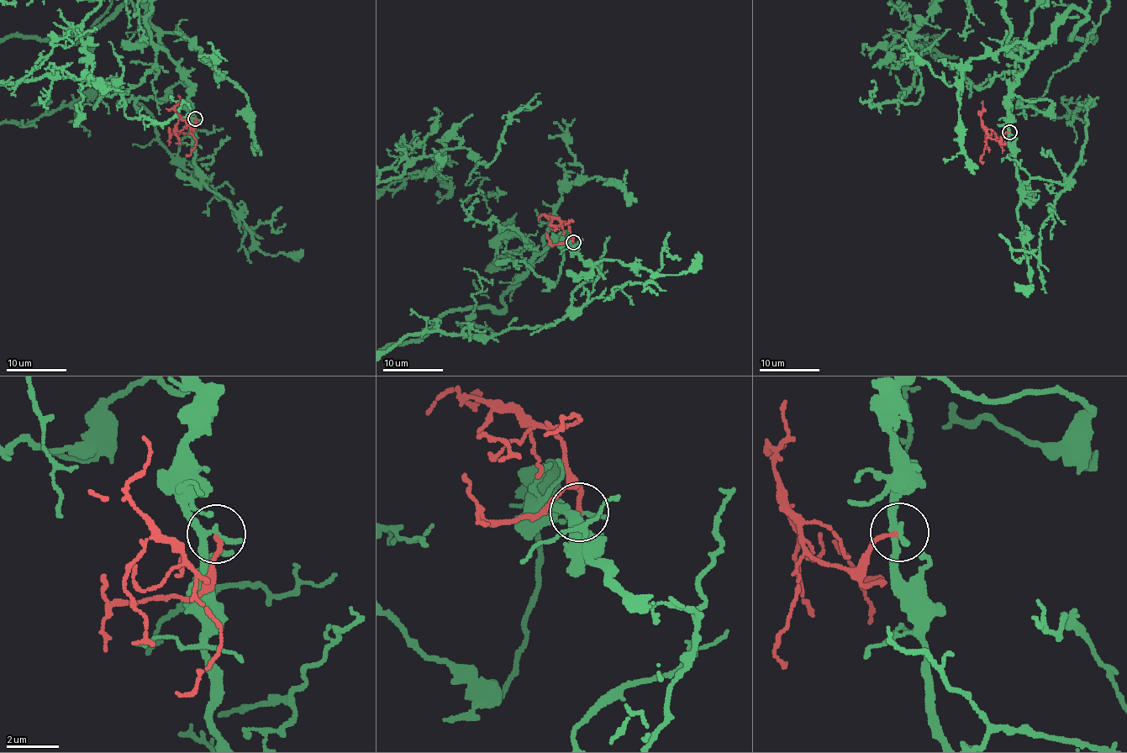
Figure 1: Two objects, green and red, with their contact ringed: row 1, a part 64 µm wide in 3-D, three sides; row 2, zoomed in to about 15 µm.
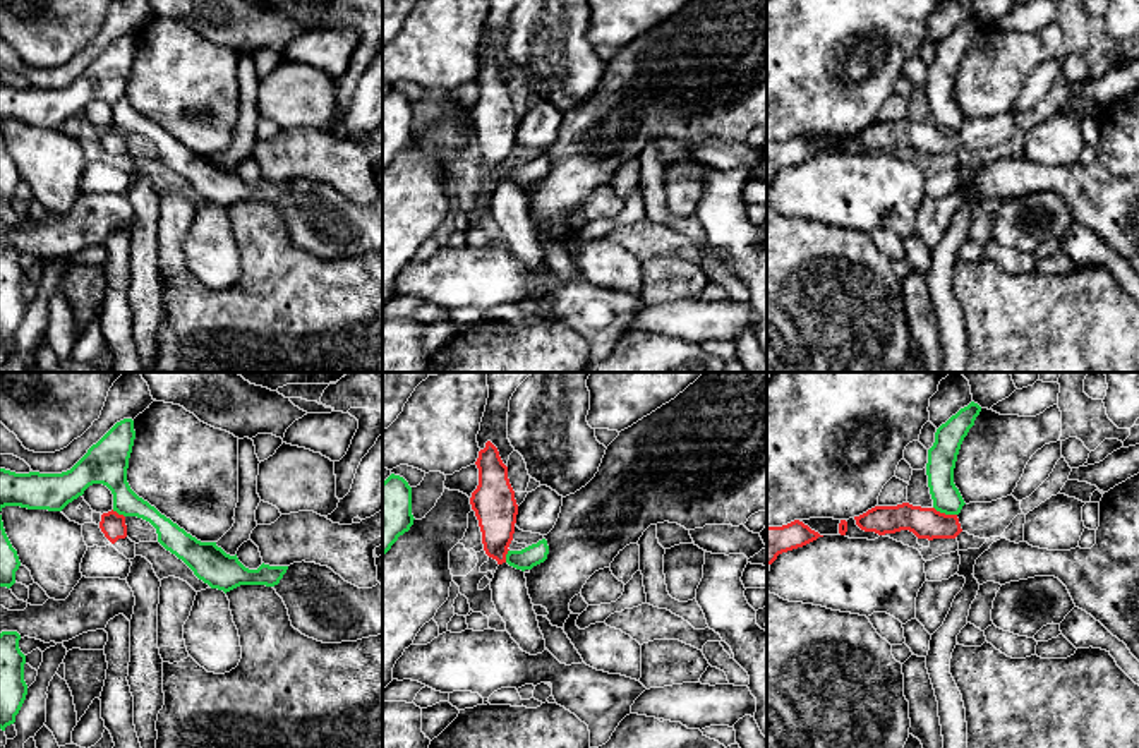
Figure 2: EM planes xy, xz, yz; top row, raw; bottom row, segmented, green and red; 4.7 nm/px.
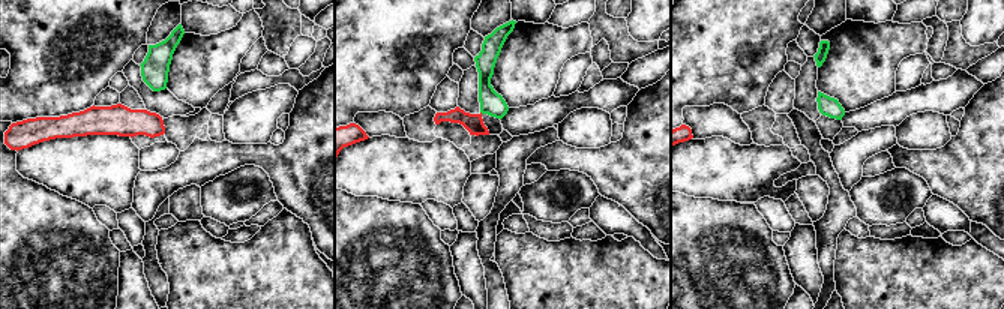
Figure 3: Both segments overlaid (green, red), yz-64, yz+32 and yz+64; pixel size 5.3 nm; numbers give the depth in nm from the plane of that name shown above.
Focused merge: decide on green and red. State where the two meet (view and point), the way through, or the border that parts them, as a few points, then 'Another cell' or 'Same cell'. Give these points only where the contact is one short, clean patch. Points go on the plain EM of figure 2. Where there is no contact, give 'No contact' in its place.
Touches green at yz (946, 129). Boundary: yz (934, 122), (944, 129), (956, 131). Another cell

